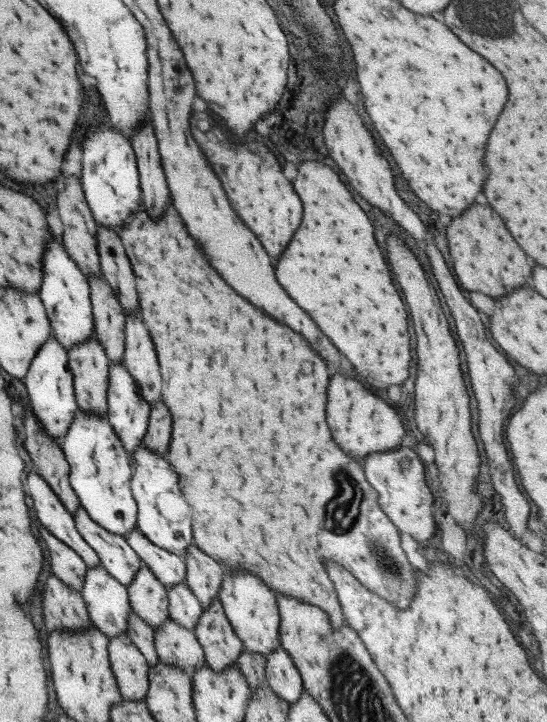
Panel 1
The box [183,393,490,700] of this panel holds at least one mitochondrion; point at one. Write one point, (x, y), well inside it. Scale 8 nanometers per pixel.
(341, 510)

